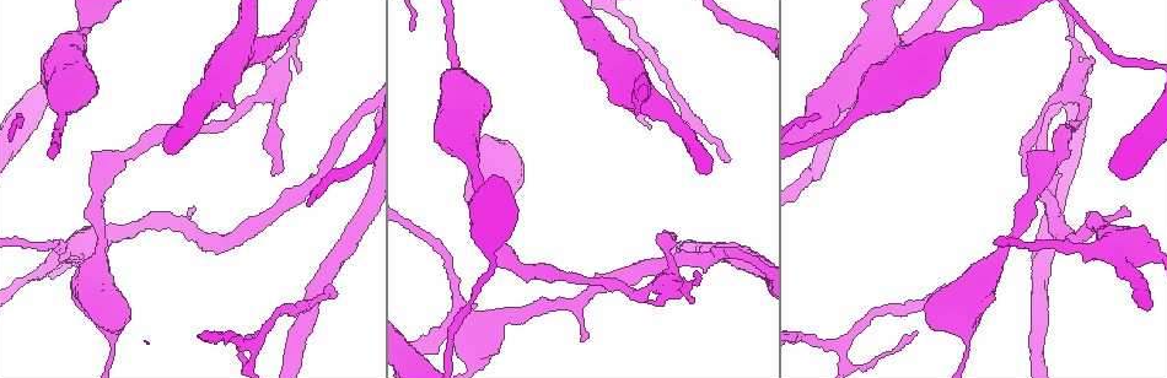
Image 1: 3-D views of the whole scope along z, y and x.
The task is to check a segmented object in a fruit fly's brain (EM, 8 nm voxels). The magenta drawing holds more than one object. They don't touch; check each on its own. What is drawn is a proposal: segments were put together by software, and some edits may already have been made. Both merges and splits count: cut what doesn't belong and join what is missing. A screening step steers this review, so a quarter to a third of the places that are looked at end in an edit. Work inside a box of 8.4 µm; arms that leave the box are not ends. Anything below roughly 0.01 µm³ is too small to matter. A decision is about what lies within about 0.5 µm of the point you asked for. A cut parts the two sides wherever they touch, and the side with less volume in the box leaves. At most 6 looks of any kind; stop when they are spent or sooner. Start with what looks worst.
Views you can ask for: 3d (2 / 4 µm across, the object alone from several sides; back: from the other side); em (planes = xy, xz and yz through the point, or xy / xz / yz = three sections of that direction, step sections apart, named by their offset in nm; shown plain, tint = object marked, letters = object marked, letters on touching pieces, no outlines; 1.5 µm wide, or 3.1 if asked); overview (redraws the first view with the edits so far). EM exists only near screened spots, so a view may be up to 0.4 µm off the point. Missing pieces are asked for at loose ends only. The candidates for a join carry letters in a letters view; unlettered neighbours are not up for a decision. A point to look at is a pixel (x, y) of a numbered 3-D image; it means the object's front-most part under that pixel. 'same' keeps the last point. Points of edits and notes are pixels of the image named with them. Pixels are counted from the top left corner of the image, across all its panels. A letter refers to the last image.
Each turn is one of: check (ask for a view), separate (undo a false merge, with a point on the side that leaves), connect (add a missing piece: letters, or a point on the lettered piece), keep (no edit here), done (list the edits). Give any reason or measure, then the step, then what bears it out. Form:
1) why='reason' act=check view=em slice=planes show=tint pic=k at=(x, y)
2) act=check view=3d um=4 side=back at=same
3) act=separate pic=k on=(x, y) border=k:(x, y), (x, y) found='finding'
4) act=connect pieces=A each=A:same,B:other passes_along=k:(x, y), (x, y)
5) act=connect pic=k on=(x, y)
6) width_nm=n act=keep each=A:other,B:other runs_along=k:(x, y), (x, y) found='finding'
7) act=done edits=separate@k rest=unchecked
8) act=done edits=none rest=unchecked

why='branch stops here' act=check view=em slice=planes show=letters pic=1 at=(336, 295)

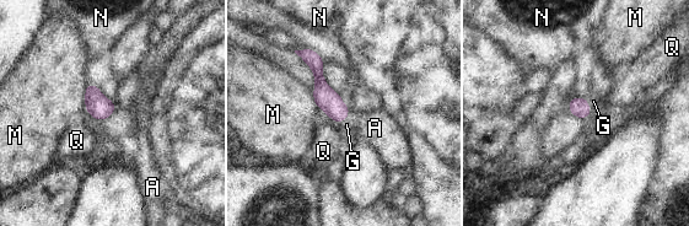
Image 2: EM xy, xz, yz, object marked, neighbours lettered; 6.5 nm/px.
act=connect pieces=G each=A:other,G:same,M:other,N:other,Q:other passes_along=2:(579, 106), (588, 106), (593, 101) found='the neuron continues'

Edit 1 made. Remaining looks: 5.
why='stops while still wide' act=check view=3d um=4 pic=1 at=(233, 106)

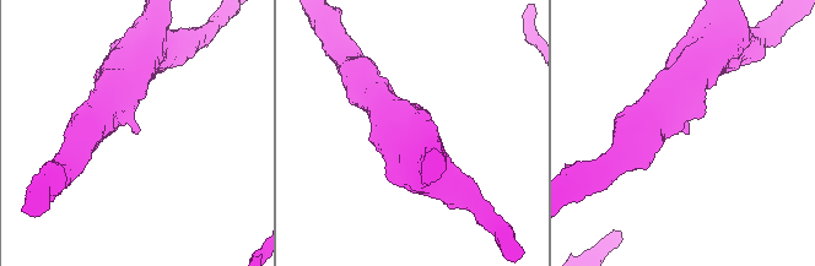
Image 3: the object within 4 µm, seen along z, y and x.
act=check view=em slice=xz step=4 show=tint pic=3 at=(687, 134)

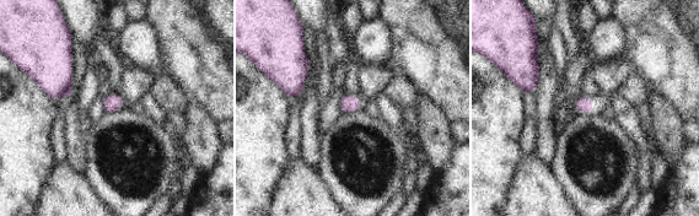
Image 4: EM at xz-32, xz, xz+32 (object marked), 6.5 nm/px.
why='another direction' act=check view=em slice=planes show=letters at=same

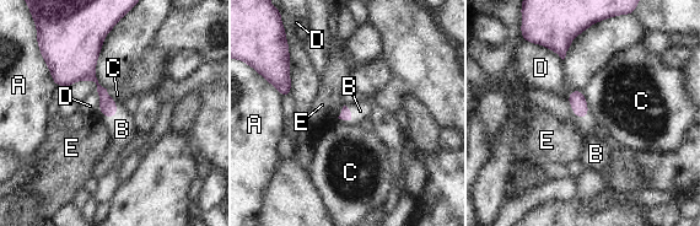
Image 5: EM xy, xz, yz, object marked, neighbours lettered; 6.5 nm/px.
act=connect pieces=B each=A:other,B:same,C:other,D:other,E:other passes_along=5:(108, 108), (113, 117), (122, 129) found='it goes on there'

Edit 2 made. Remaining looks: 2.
act=check view=overview

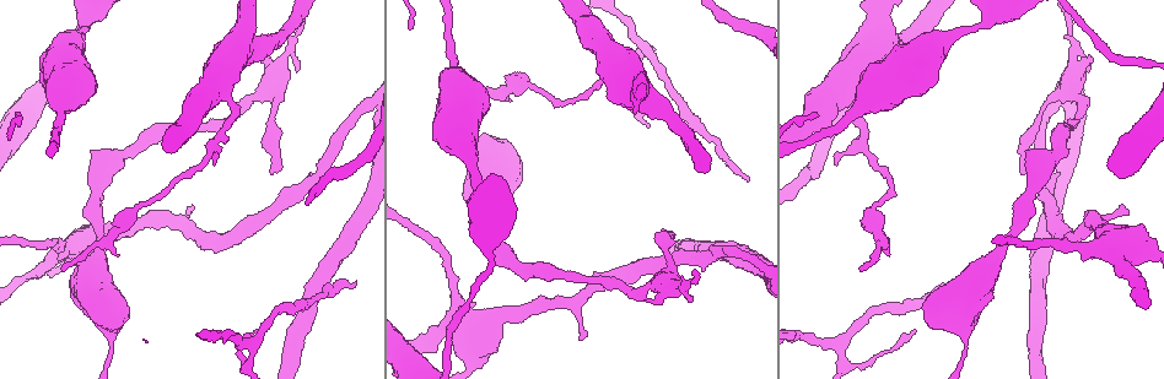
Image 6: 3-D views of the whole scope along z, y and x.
why='abrupt turn' act=check view=em slice=planes show=letters pic=6 at=(647, 50)

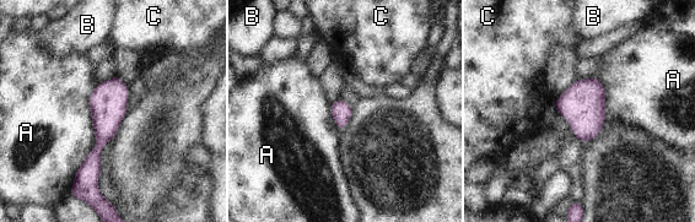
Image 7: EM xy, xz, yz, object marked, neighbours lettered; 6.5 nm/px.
act=keep each=A:other,B:other,C:other border=7:(97, 84), (89, 97), (93, 137) found='one neuron here'

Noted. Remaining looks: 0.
act=done edits=connect@2,connect@5 rest=unchecked

